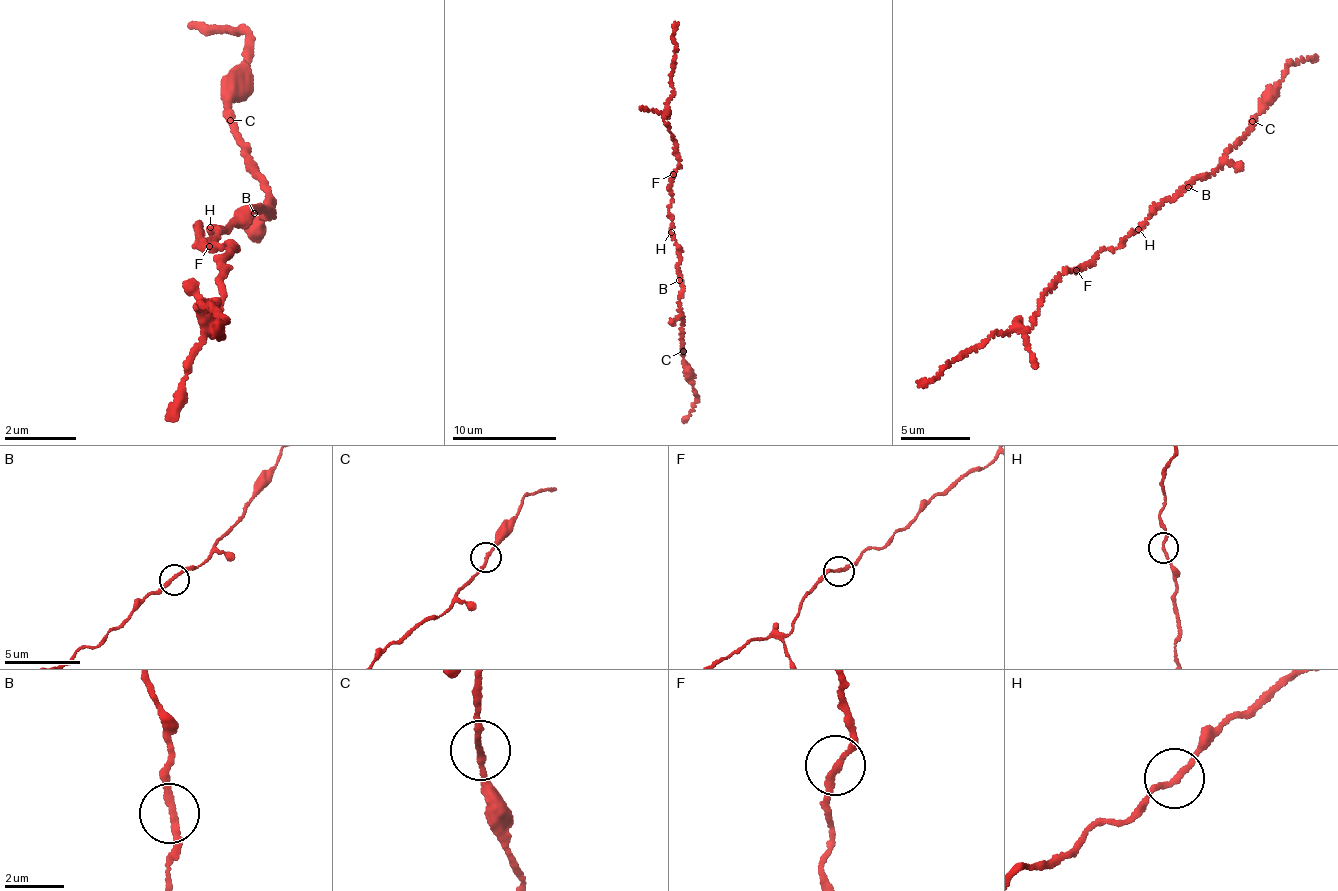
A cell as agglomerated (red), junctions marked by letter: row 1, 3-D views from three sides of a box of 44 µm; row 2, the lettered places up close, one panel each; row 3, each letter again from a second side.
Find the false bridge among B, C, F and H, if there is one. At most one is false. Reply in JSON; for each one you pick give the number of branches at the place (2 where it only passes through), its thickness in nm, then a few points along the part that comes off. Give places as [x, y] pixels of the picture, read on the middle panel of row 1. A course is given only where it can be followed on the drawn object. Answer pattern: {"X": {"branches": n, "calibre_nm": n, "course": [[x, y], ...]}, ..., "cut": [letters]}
{"C": {"branches": 2, "calibre_nm": 180, "course": [[682, 350], [696, 391], [684, 422]]}, "cut": ["C"]}

